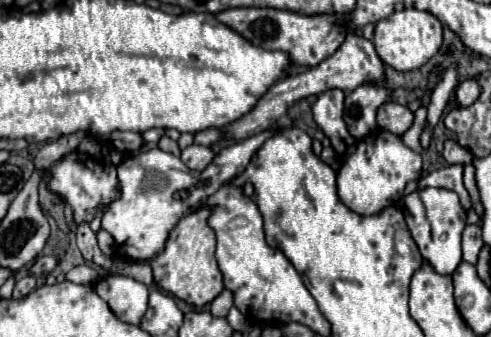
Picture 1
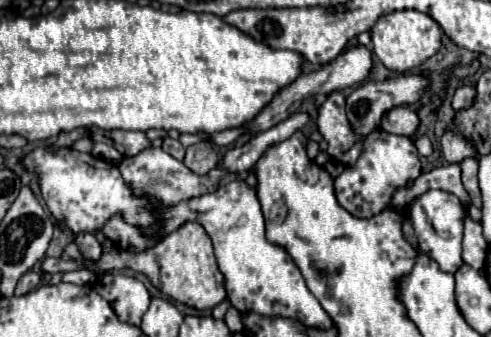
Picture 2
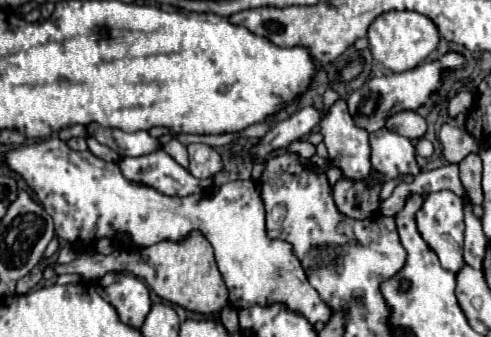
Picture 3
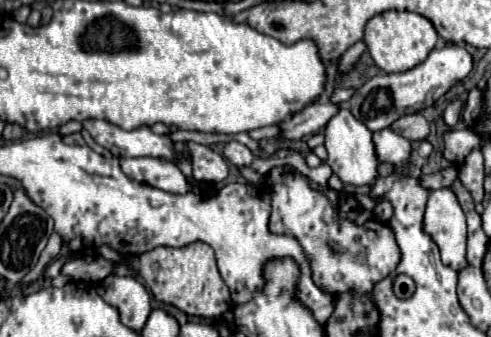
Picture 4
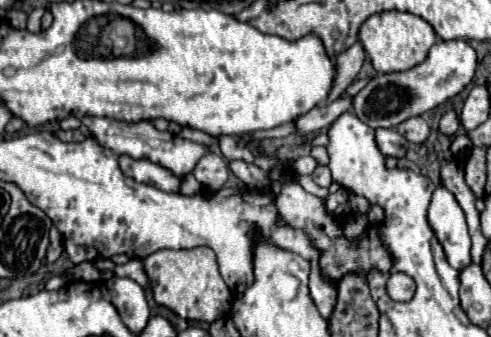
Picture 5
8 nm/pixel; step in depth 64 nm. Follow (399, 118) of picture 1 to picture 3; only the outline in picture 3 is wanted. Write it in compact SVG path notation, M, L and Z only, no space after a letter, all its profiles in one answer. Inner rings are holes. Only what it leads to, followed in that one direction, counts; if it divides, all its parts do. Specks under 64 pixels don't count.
M396 112L386 120L386 128L390 132L396 132L400 136L406 136L410 140L422 138L426 132L426 120L418 112Z

